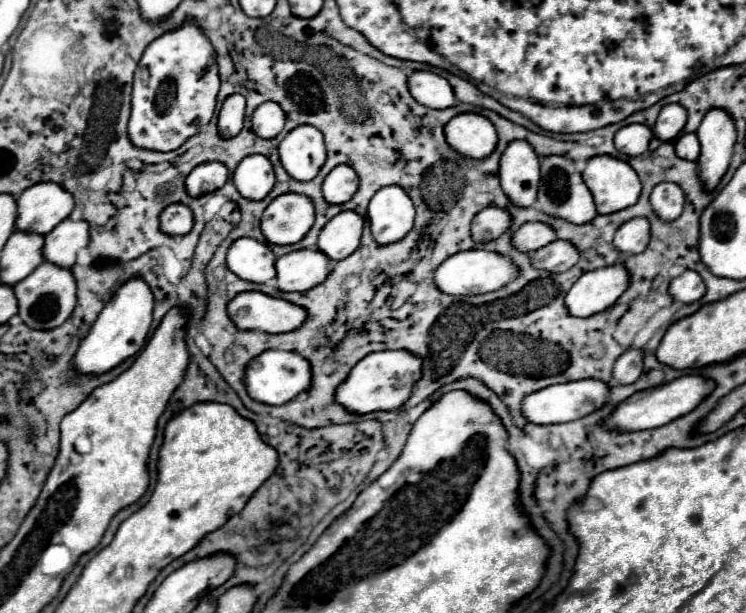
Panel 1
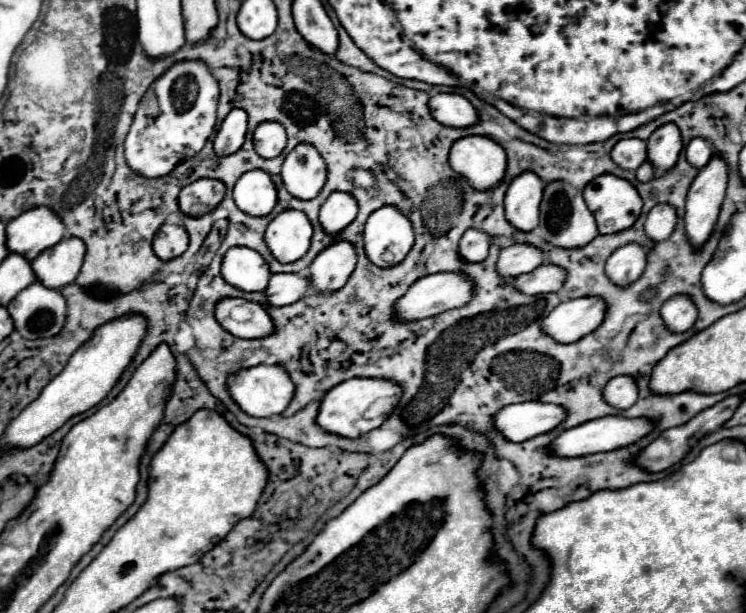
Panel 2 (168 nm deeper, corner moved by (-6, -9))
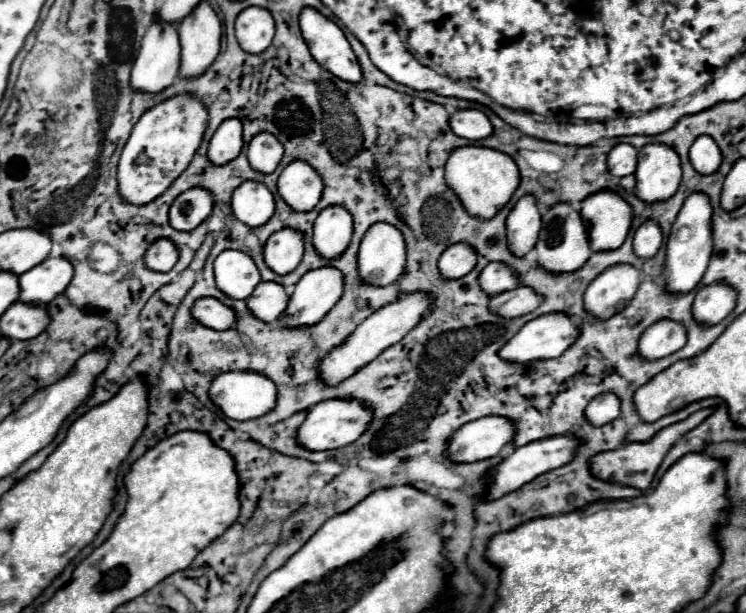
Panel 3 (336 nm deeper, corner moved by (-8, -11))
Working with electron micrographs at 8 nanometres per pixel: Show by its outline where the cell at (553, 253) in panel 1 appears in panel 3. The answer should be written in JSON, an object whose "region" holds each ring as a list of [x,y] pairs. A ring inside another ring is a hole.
{"region":[[[518,285],[512,291],[504,291],[500,295],[494,295],[490,301],[490,309],[502,317],[520,317],[530,311],[534,311],[540,305],[540,295],[532,291],[532,287]]]}

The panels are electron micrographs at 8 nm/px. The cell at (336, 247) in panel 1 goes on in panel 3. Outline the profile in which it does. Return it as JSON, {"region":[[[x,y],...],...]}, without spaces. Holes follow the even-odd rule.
{"region":[[[318,267],[308,271],[290,297],[280,325],[298,327],[318,323],[344,293],[344,275],[336,267]]]}

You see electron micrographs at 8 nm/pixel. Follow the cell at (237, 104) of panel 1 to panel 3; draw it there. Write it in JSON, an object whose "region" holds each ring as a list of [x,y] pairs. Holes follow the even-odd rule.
{"region":[[[226,119],[214,133],[208,145],[208,159],[214,165],[224,165],[236,159],[242,151],[242,123],[240,119]]]}

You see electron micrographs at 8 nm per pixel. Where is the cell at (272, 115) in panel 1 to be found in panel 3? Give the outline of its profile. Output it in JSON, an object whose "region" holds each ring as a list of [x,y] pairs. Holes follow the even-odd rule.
{"region":[[[258,133],[248,143],[248,161],[256,171],[272,173],[284,155],[282,143],[268,133]]]}

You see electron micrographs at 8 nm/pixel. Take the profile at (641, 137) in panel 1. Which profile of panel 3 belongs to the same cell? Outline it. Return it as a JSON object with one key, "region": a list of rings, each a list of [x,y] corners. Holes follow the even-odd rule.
{"region":[[[620,143],[608,153],[608,169],[616,177],[632,175],[636,171],[636,155],[638,151],[632,145]]]}

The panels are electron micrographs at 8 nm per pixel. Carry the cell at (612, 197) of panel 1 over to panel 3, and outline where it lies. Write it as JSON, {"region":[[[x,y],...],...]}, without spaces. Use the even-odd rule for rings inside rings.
{"region":[[[598,191],[580,203],[592,251],[618,249],[632,225],[632,207],[614,191]]]}

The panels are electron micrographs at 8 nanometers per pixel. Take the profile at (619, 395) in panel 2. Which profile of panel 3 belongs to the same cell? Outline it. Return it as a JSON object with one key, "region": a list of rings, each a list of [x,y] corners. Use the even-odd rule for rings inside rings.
{"region":[[[606,391],[604,395],[598,395],[592,399],[586,407],[586,417],[592,425],[606,425],[620,417],[620,399],[612,395],[612,391]]]}

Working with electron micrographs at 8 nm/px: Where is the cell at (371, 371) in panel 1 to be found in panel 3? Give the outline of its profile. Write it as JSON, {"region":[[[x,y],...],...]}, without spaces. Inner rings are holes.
{"region":[[[328,399],[316,403],[310,411],[302,427],[298,429],[298,441],[312,451],[320,449],[338,449],[354,443],[366,429],[368,423],[372,421],[372,409],[364,407],[360,399]]]}

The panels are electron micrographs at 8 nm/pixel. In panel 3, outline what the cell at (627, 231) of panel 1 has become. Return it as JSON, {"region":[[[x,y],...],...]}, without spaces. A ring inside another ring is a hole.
{"region":[[[618,263],[602,271],[584,293],[584,307],[598,319],[620,313],[636,295],[640,271],[628,263]]]}

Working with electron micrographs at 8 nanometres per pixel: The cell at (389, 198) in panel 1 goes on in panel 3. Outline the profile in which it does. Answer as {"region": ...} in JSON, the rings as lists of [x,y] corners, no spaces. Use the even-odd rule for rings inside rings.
{"region":[[[384,221],[374,223],[366,231],[358,251],[358,271],[362,281],[370,285],[390,285],[402,275],[404,263],[406,247],[400,229]]]}

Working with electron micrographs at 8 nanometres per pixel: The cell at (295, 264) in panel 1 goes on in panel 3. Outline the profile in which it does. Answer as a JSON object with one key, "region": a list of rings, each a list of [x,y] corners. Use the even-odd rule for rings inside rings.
{"region":[[[262,281],[248,297],[248,307],[258,319],[266,323],[276,323],[280,313],[284,313],[284,307],[288,307],[288,299],[290,295],[284,285],[274,281]]]}

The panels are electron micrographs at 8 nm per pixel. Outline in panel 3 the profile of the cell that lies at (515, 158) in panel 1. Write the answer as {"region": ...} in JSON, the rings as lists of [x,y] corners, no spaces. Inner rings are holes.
{"region":[[[524,195],[512,207],[506,219],[506,233],[510,249],[516,255],[526,255],[538,239],[540,233],[540,205],[532,195]]]}

